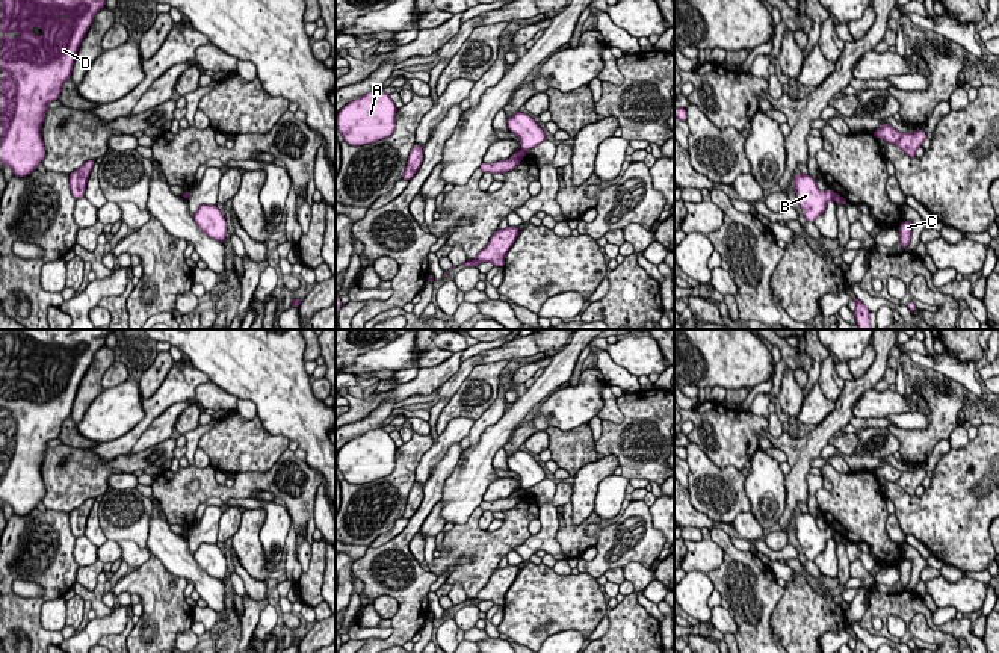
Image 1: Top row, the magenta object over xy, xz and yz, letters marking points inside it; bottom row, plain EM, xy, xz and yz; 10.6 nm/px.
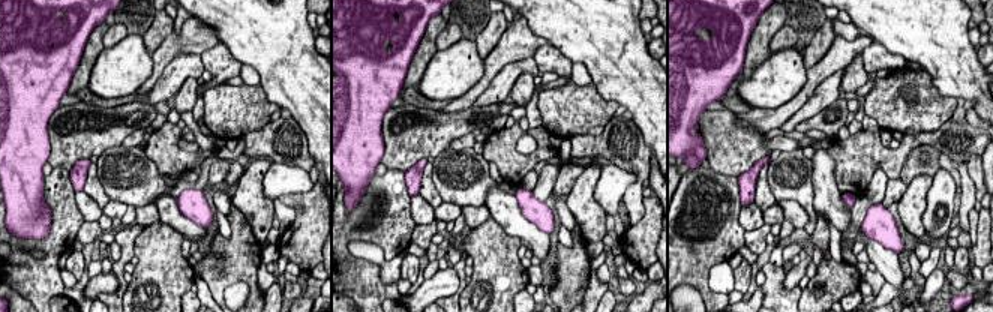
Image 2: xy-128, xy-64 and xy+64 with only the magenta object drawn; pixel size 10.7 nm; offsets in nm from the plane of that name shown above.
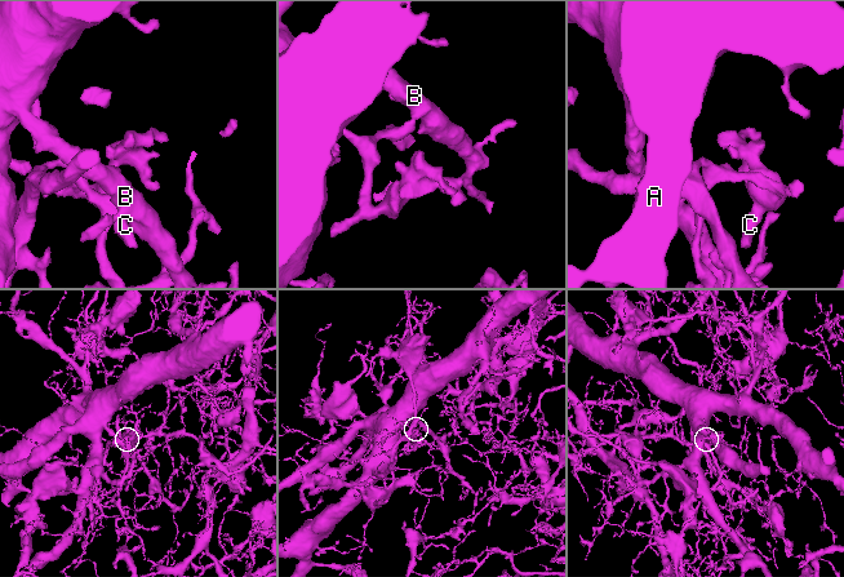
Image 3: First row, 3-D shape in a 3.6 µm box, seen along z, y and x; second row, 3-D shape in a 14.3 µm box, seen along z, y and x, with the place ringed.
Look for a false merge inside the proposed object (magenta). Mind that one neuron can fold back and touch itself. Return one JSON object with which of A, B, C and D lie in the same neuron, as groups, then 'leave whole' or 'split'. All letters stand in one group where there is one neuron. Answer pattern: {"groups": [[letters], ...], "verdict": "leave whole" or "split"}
{"groups": [["A", "B", "D"], ["C"]], "verdict": "split"}

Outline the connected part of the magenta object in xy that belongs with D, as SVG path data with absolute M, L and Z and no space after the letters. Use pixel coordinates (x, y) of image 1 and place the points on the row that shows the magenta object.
M0 0L0 70L5 77L0 79L0 163L8 165L14 177L26 177L36 171L36 166L42 163L45 157L45 147L41 135L42 122L48 110L48 103L59 100L63 83L71 77L73 65L77 56L80 42L83 41L94 15L106 6L106 0Z

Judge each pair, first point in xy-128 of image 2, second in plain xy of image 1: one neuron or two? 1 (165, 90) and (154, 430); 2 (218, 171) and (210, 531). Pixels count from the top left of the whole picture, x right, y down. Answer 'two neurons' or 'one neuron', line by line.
1: one neuron
2: one neuron

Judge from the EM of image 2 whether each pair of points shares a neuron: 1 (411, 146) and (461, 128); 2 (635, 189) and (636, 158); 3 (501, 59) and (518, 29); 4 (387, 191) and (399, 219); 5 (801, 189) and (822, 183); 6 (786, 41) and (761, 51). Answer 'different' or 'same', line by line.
1: same
2: same
3: same
4: same
5: different
6: different

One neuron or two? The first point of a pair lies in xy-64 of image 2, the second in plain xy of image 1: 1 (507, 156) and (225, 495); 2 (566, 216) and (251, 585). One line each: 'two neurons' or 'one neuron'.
1: one neuron
2: one neuron

